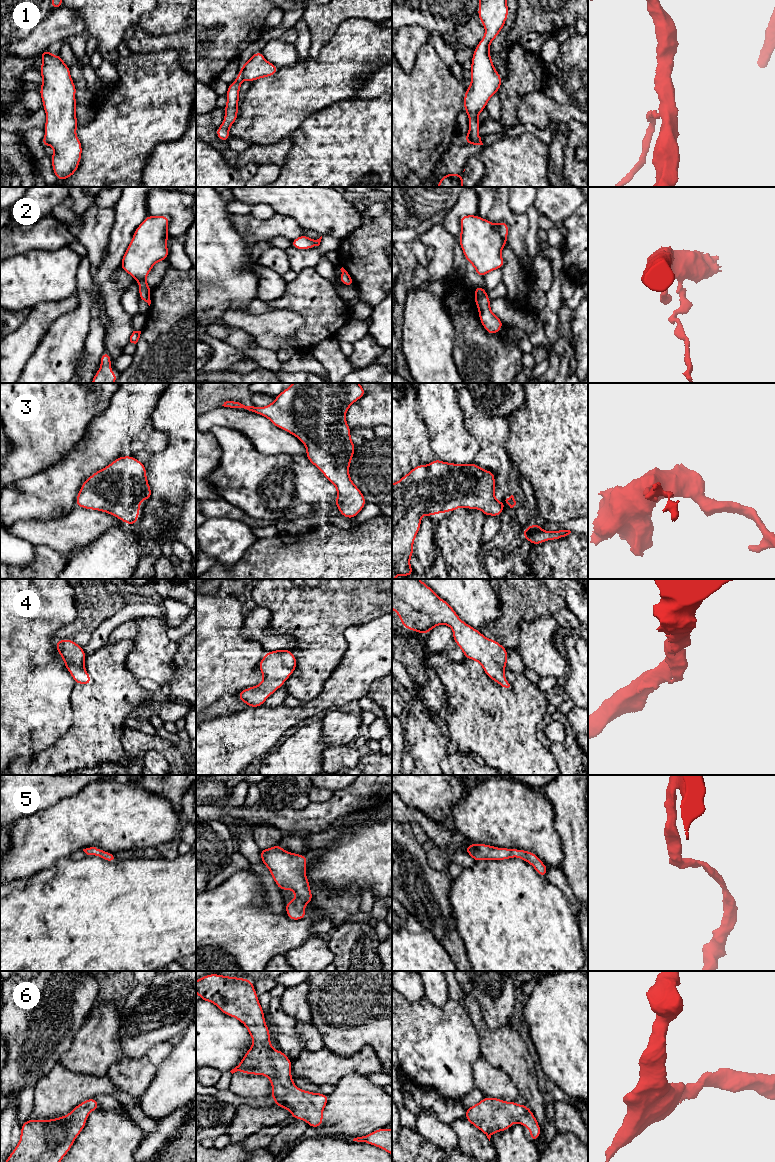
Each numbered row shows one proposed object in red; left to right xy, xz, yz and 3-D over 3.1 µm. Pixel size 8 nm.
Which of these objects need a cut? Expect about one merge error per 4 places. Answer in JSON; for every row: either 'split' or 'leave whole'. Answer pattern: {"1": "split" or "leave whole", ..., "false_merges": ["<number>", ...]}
{"1": "split", "2": "split", "3": "leave whole", "4": "leave whole", "5": "leave whole", "6": "leave whole", "false_merges": ["1", "2"]}

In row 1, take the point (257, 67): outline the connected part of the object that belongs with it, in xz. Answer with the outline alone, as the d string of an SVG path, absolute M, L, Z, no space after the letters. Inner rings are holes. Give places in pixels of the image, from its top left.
M261 51L254 53L250 60L242 64L243 77L251 83L259 78L273 76L277 73L279 68L268 62Z

